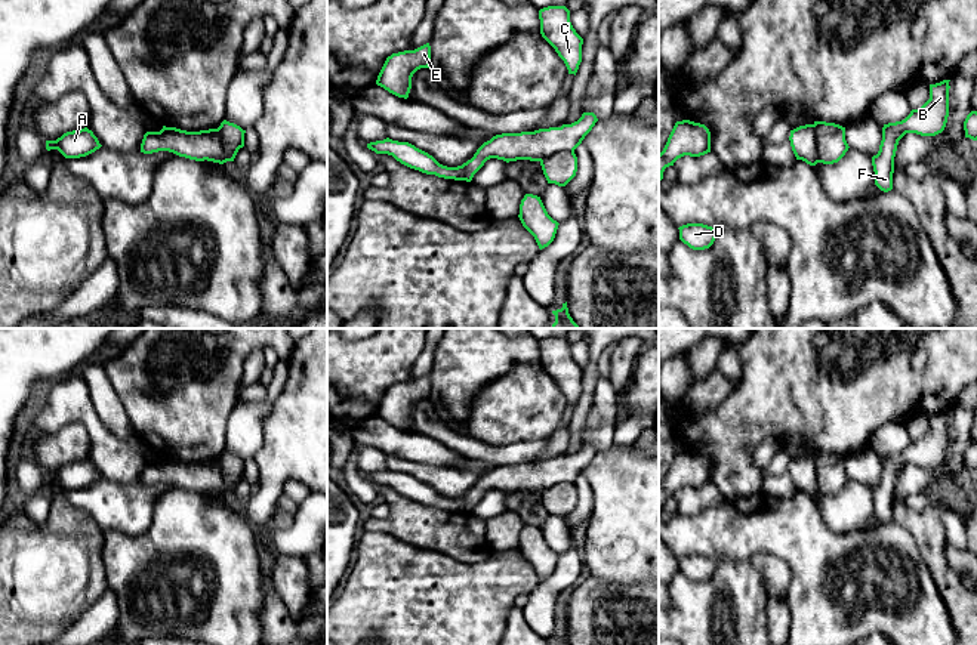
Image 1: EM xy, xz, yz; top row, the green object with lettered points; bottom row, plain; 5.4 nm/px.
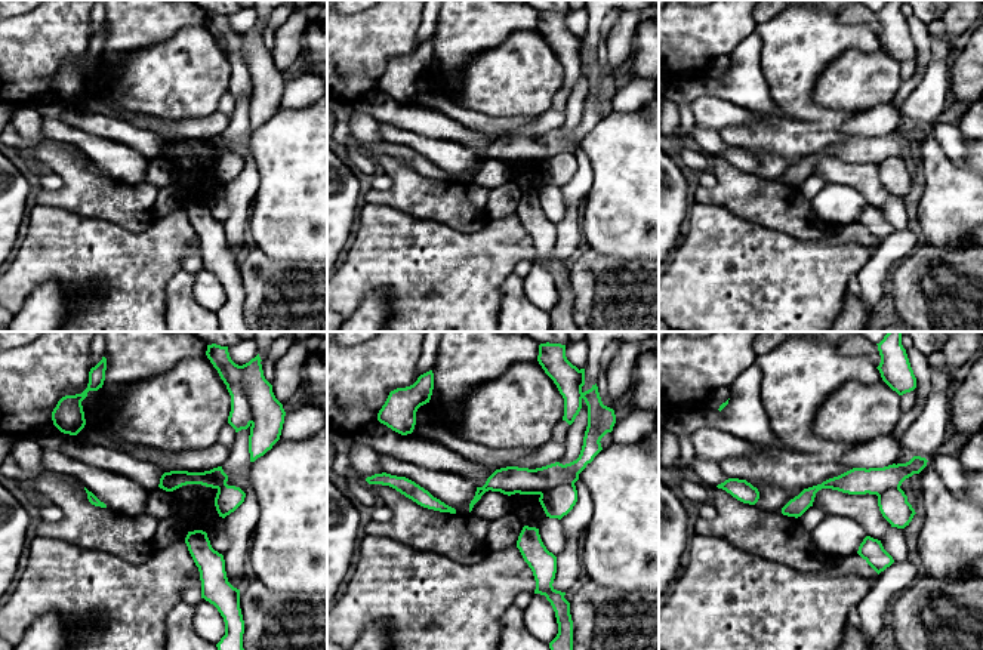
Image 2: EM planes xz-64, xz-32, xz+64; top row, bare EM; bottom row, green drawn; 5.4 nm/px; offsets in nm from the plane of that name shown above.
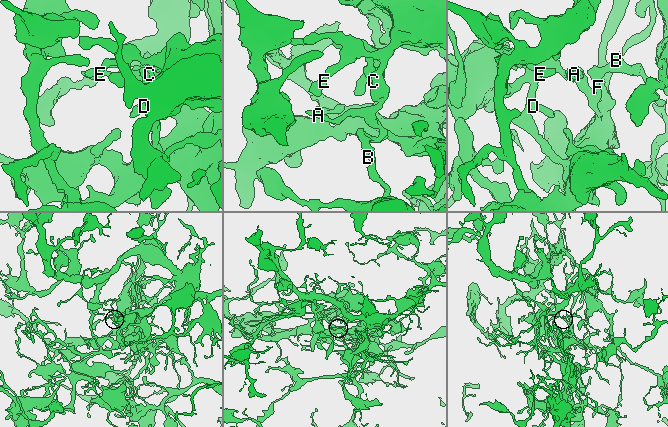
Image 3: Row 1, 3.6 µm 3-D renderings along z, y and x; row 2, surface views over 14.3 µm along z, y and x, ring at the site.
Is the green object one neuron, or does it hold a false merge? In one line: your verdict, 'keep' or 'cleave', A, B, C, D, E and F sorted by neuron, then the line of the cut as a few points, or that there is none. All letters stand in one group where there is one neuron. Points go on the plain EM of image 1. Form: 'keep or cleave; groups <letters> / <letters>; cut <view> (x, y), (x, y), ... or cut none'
cleave; groups A E / B C D F; cut yz (811, 456), (819, 493)

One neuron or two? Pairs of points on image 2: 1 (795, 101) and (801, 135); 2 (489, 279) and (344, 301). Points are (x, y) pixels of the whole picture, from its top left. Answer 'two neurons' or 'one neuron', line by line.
1: one neuron
2: one neuron

